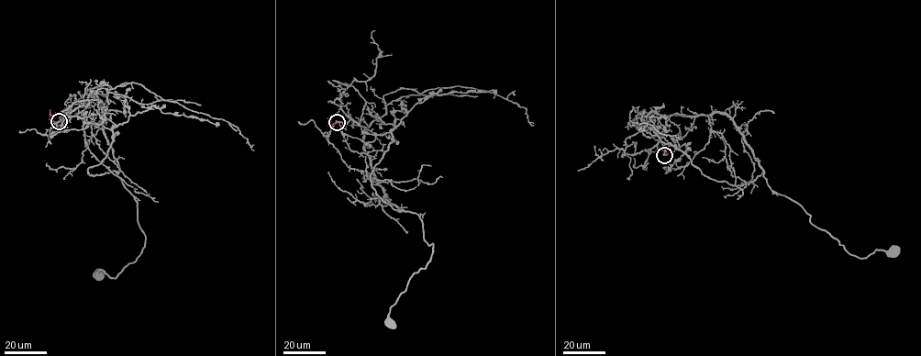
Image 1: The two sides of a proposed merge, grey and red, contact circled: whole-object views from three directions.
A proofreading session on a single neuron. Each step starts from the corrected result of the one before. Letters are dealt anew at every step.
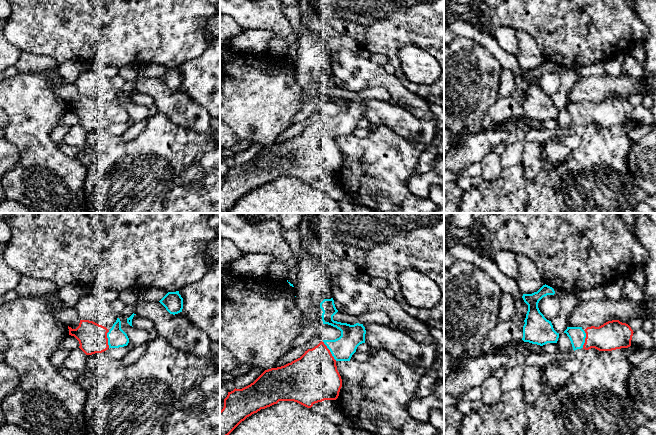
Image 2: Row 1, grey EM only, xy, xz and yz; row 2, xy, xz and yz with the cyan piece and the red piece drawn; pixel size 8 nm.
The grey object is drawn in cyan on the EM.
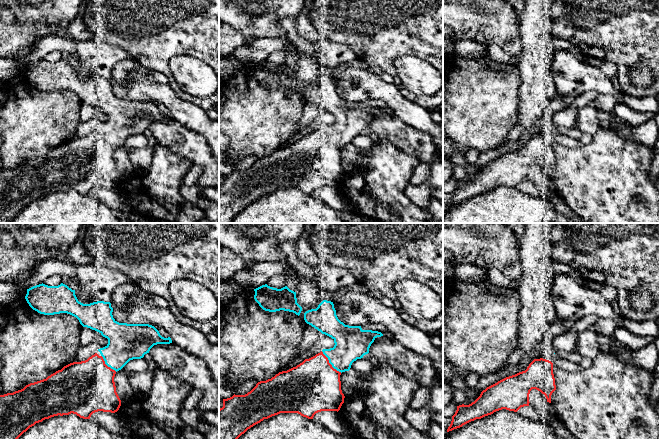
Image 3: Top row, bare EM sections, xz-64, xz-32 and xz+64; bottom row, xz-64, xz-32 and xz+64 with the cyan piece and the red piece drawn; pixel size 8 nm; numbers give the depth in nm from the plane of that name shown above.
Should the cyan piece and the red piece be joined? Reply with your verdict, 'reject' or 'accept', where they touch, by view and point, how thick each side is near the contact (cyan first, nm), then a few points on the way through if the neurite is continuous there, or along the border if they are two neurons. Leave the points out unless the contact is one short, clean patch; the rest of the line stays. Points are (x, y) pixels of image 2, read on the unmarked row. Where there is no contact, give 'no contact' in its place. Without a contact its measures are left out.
accept; contact xz (330, 127); calibres 190 and 400 nm

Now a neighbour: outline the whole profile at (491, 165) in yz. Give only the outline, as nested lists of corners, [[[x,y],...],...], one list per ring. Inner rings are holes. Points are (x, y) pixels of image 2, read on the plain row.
[[[490,152],[480,161],[482,167],[482,179],[486,181],[496,181],[502,173],[500,156],[495,152]]]

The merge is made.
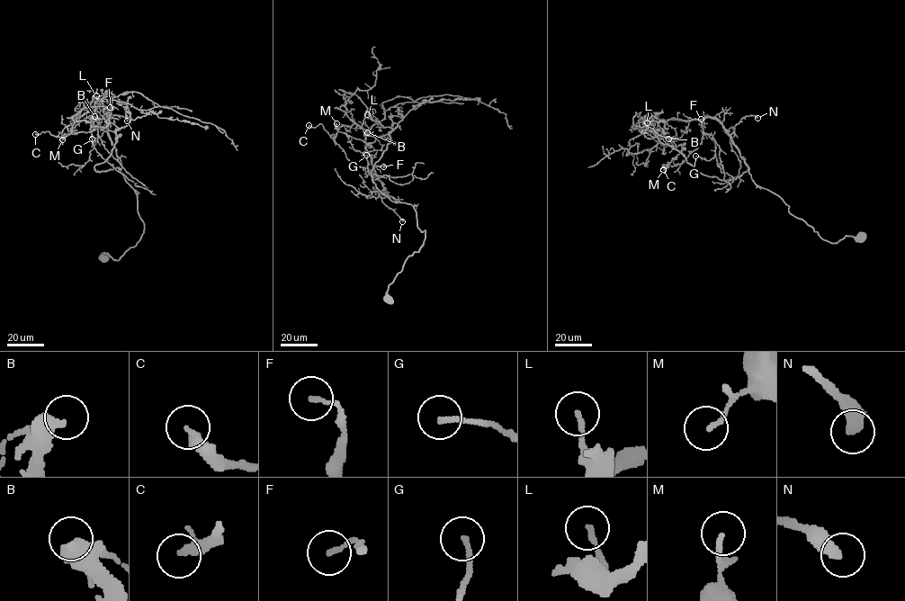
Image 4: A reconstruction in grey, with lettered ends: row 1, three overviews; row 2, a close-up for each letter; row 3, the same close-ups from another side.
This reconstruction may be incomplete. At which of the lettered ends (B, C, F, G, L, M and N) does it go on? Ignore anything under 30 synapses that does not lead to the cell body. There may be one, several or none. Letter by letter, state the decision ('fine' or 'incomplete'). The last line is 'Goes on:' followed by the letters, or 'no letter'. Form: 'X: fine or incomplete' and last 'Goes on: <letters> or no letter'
B: fine
C: incomplete
F: fine
G: incomplete
L: fine
M: fine
N: incomplete
Goes on: C, G, N

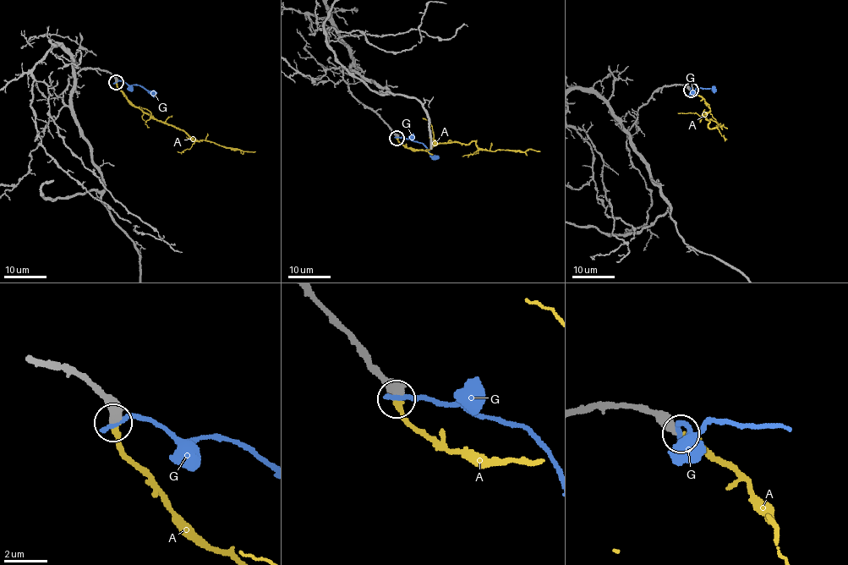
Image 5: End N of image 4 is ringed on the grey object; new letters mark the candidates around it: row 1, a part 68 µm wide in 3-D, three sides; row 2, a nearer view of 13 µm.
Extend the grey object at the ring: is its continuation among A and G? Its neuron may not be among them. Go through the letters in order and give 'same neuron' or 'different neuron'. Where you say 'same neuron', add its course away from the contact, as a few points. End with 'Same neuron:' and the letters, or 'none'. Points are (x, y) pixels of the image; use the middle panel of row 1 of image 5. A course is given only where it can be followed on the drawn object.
A: same neuron; it runs (397, 138), (402, 144), (415, 150), (431, 149), (439, 144), (466, 144), (473, 141), (484, 150), (540, 151)
G: different neuron
Same neuron: A

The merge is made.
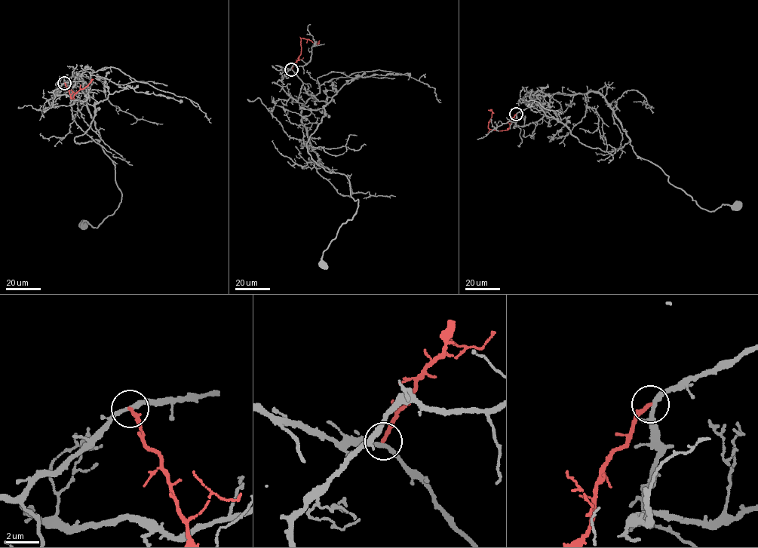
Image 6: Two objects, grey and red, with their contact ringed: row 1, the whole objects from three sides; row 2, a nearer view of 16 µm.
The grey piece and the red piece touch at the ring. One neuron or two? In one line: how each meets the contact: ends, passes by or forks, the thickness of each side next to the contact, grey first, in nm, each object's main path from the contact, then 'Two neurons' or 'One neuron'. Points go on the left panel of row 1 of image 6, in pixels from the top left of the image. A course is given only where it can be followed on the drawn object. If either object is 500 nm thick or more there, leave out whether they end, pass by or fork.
At the ring grey passes by. At the ring red ends. Thickness 240 nm (grey) against 240 nm. Course of grey: (64, 83), (73, 87), (73, 73), (87, 87), (121, 193), (97, 228), (83, 223). Course of red: (64, 83), (72, 99), (74, 95), (93, 79). Two neurons

